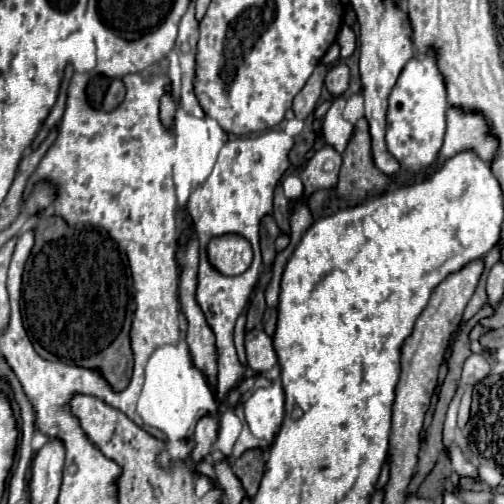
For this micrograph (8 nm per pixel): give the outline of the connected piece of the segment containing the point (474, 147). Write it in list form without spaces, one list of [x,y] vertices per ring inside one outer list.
[[[450,107],[448,129],[440,157],[448,159],[460,151],[472,151],[486,163],[492,161],[498,147],[498,139],[488,133],[488,125],[478,113],[464,113],[462,109]]]

